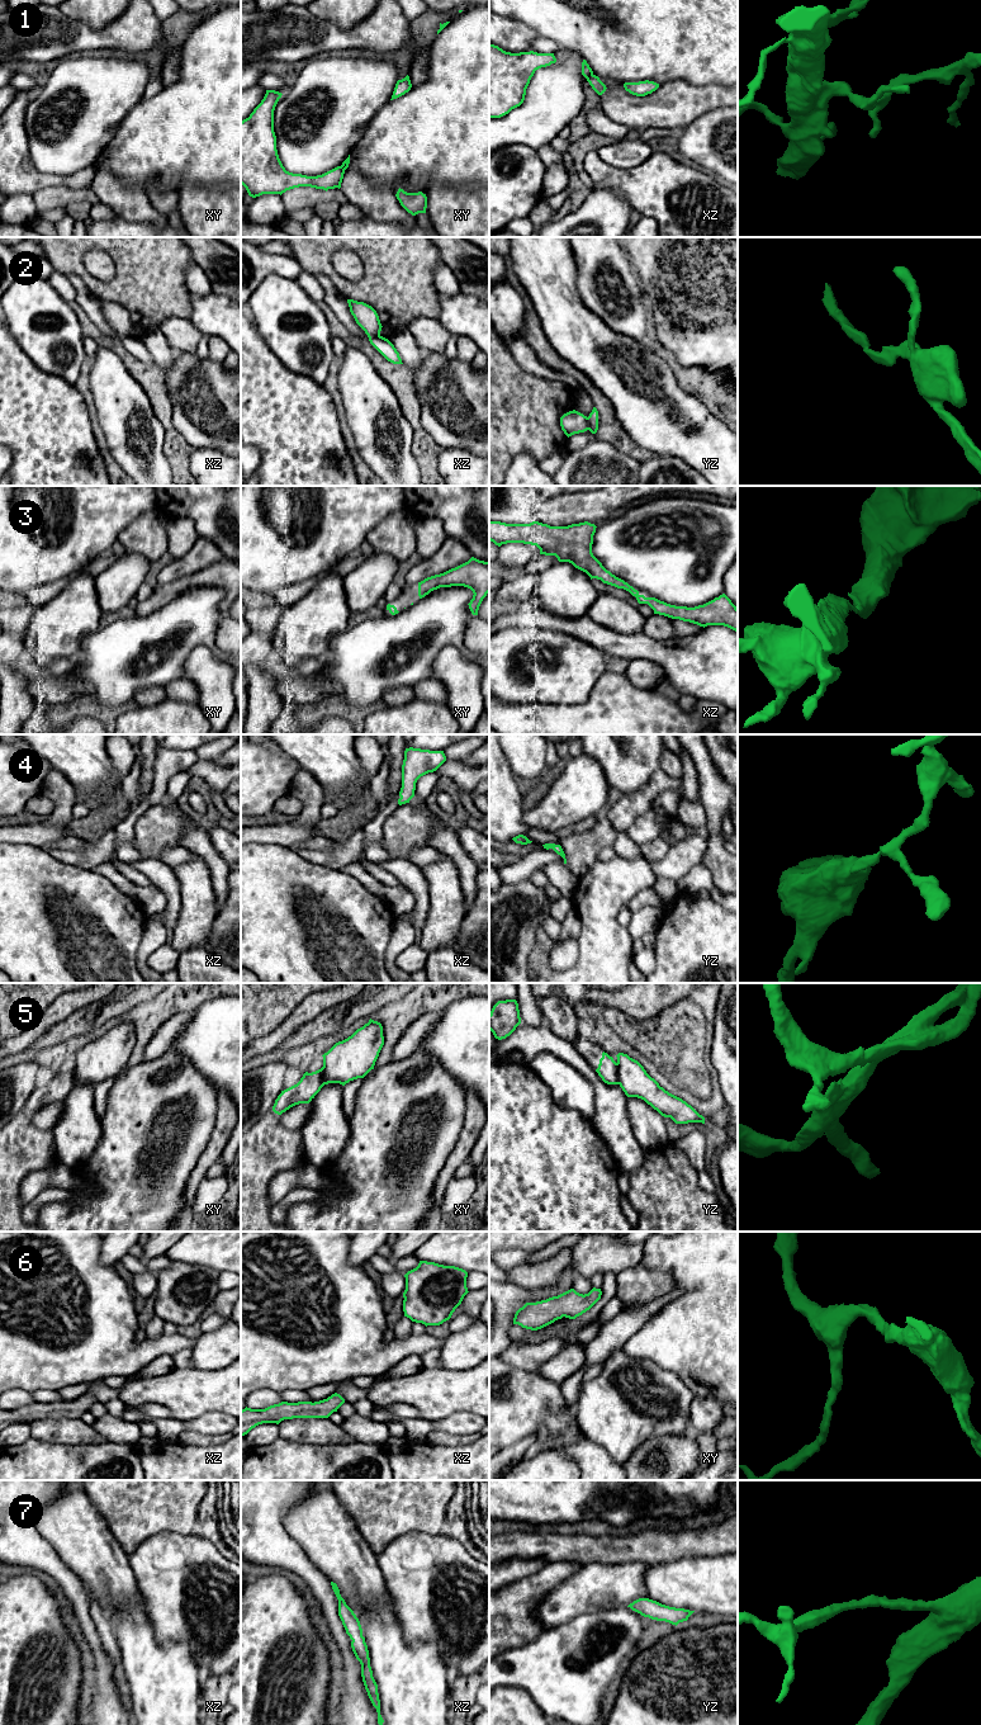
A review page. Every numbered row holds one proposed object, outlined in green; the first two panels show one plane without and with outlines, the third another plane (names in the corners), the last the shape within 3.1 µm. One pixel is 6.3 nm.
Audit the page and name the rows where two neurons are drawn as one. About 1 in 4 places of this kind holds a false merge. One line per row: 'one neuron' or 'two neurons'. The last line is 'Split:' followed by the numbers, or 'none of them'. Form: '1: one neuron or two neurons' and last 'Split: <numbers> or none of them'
1: two neurons
2: two neurons
3: one neuron
4: one neuron
5: one neuron
6: one neuron
7: one neuron
Split: 1, 2

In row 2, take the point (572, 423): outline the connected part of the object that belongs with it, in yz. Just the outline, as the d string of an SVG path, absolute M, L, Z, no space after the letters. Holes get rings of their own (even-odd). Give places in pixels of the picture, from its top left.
M573 410L560 417L560 426L564 434L569 438L574 434L589 430L588 417Z

